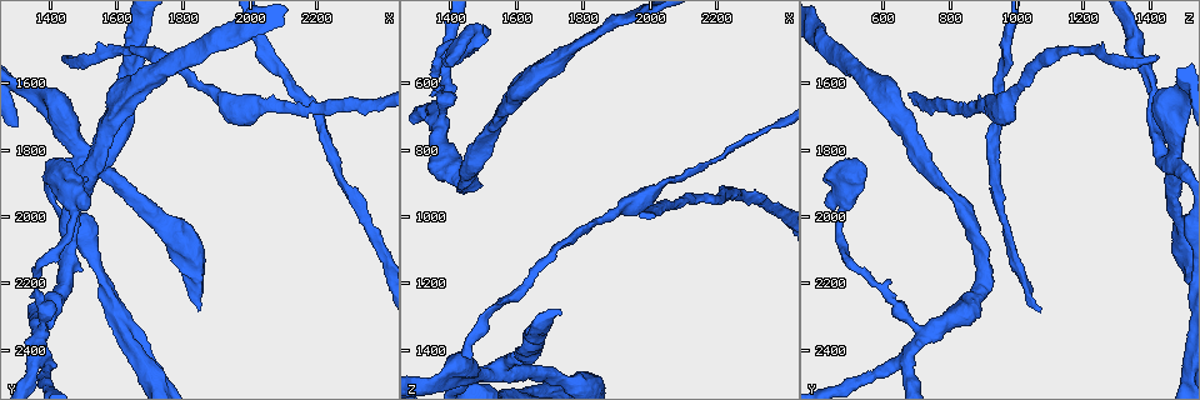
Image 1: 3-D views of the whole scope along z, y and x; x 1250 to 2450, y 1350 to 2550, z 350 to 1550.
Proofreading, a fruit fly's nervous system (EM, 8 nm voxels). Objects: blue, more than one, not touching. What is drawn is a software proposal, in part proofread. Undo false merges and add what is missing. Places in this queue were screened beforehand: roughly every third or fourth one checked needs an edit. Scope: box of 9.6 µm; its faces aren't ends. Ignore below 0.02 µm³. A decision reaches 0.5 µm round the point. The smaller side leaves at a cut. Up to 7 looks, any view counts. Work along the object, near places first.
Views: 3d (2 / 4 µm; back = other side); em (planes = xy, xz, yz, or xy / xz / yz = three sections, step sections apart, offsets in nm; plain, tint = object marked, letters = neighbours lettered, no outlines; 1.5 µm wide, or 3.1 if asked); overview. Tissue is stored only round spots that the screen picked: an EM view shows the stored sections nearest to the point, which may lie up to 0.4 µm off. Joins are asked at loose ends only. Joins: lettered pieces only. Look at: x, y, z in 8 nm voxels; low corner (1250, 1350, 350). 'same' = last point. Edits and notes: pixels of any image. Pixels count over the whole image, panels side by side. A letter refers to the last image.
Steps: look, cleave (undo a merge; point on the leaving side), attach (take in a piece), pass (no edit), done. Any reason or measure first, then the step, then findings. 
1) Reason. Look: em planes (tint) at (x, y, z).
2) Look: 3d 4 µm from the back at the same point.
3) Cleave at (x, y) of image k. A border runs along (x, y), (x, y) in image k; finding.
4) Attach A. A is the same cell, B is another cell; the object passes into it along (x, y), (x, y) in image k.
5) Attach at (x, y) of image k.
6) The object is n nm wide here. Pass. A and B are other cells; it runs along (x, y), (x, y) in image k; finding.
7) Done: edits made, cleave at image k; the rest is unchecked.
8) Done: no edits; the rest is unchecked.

A narrow waist. Look: em planes (letters) at (1360, 2210, 580).

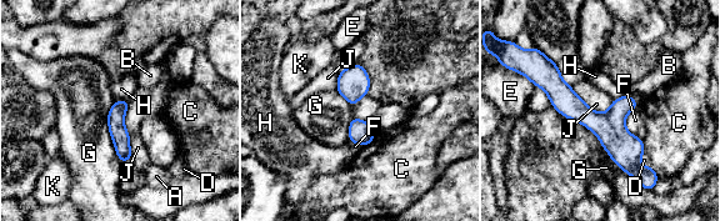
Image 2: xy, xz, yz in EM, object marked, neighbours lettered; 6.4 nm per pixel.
The object is 180 nm wide here. Pass. A, B, C, D, E, F, G, H, J and K are other cells; a border runs along (570, 86), (596, 111), (611, 105) in image 2; one neuron here.

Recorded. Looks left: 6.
Stops while still wide. Look: 3d 4 µm at (1380, 1840, 540).

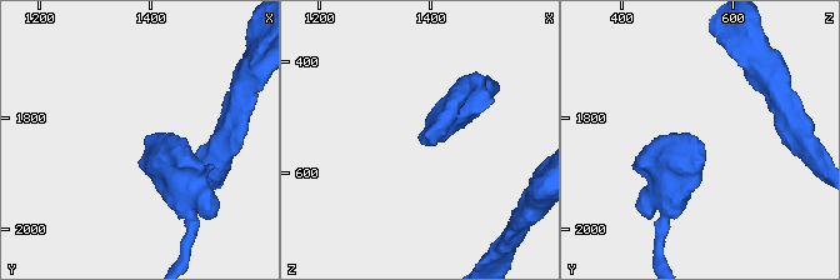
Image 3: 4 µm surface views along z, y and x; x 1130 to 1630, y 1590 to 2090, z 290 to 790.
Look: em planes (letters) at (1380, 1840, 535).

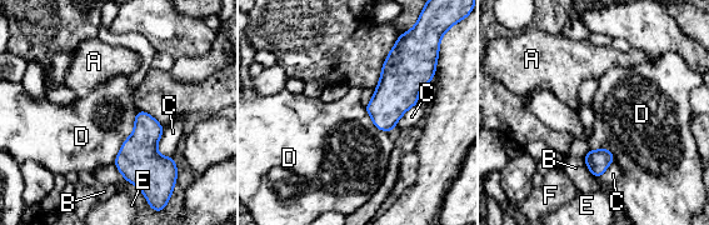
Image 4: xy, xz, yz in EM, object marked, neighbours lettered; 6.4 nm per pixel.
Pass. A, B, C, D, E and F are other cells; a border runs along (138, 109), (134, 130), (113, 163) in image 4; none of them fits.

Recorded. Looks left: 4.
Long arm stops here. Look: 3d 2 µm at (1470, 1530, 1430).

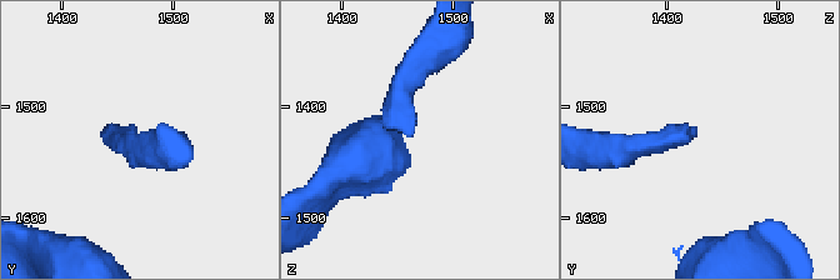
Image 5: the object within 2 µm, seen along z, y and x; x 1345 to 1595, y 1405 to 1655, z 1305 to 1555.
Now the EM. Look: em xy step 4 (tint) at (1460, 1520, 1426).

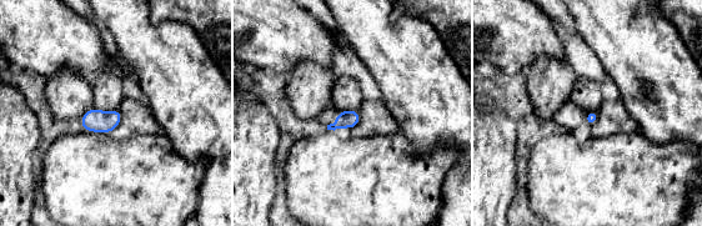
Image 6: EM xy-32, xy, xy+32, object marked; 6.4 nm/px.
Look: em xz step 8 (letters) at the same point.

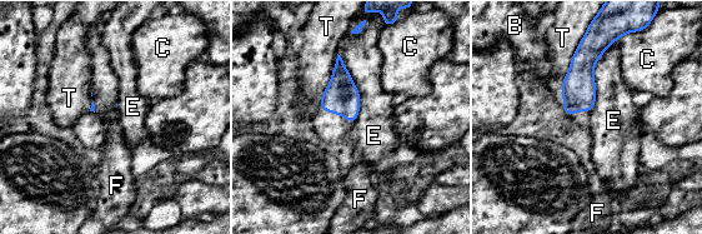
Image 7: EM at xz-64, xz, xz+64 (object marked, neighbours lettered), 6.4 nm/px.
Attach T. T is the same cell, B, C, E and F are other cells; the object passes into it along (341, 96), (322, 96), (316, 59) in image 7; it goes on there.

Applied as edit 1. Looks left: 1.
Done: edits made, attach at image 7; the rest is unchecked.

